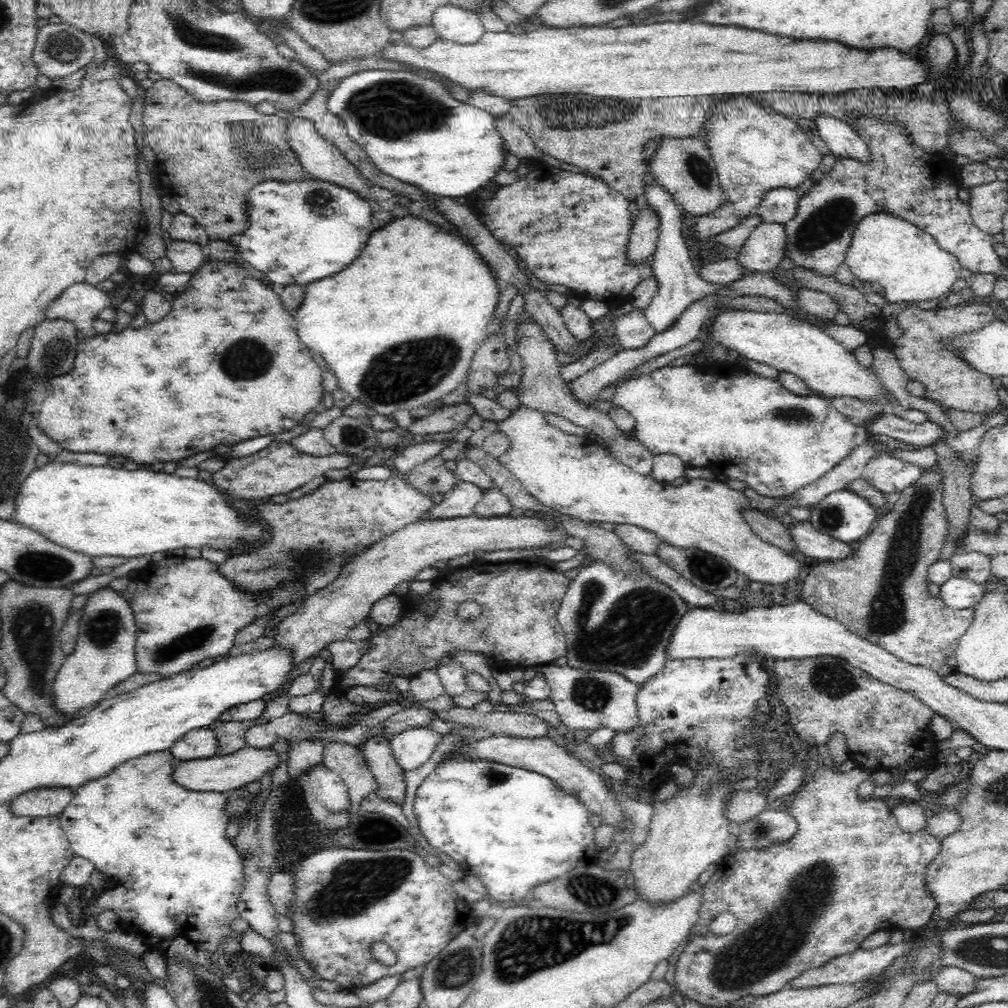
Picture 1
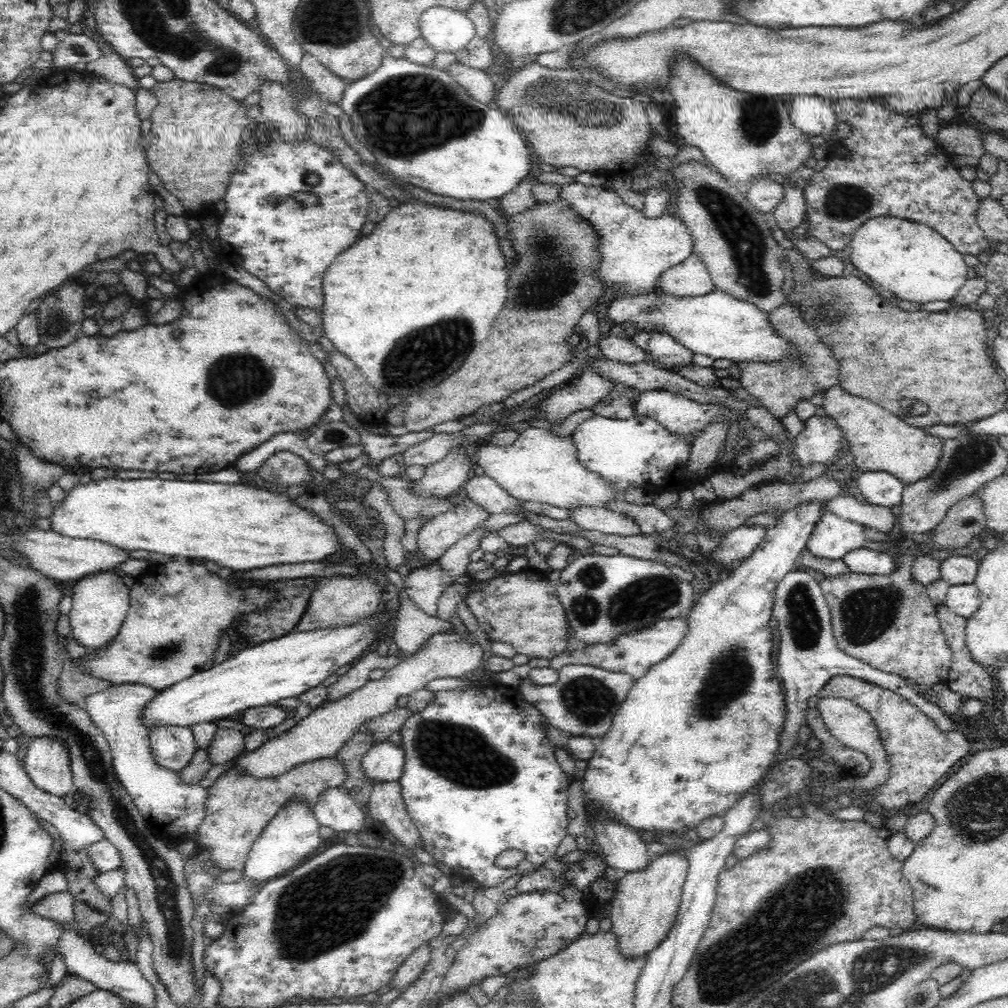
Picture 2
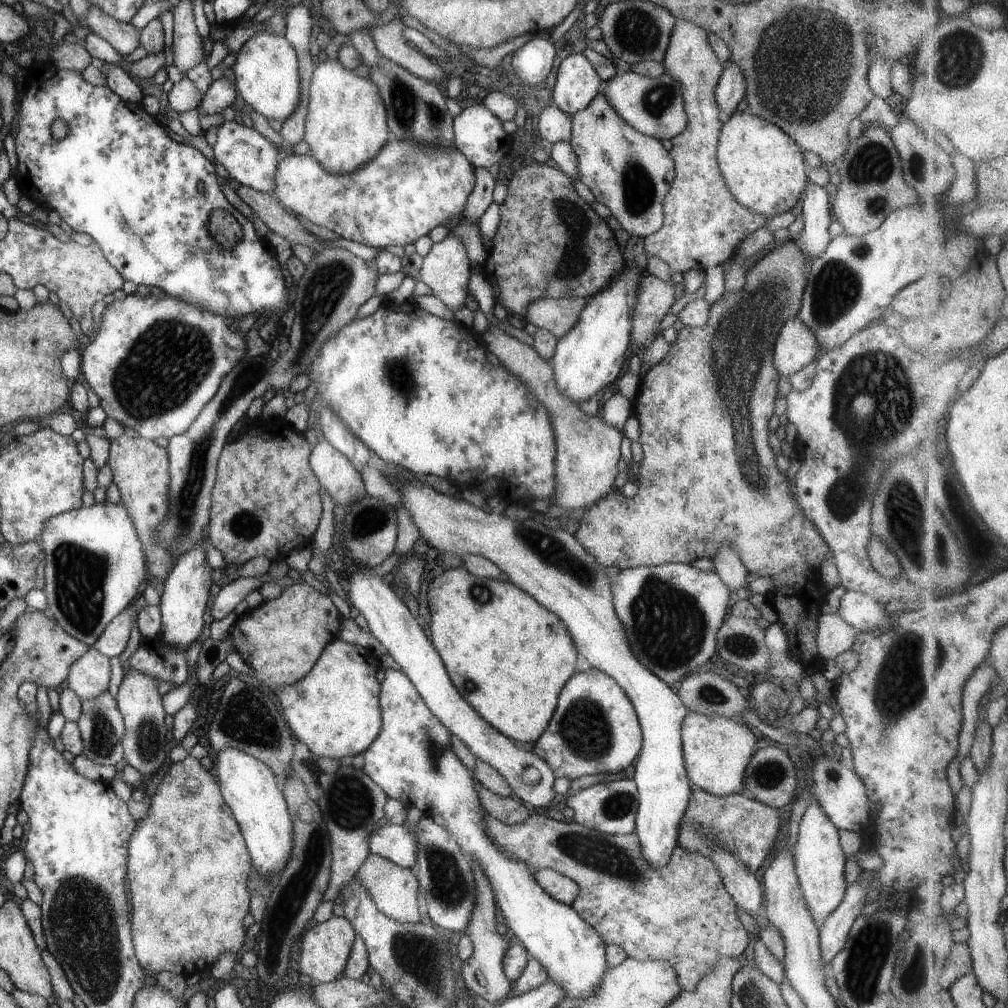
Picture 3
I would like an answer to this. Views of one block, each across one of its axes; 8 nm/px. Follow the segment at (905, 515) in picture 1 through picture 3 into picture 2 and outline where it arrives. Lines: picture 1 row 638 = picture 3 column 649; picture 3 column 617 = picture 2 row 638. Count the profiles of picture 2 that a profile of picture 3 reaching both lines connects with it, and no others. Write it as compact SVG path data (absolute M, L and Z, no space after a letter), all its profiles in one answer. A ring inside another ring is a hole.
M918 551L914 555L896 552L891 556L894 568L886 574L849 572L825 576L819 581L819 585L831 612L831 626L838 648L877 670L898 673L902 678L911 678L918 685L934 687L948 682L953 655L926 585L912 575L912 566L917 555Z

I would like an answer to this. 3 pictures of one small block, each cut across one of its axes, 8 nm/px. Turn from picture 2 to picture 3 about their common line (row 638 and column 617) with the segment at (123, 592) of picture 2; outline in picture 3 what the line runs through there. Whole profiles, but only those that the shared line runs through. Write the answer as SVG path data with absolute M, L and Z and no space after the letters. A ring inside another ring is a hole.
M627 71L603 81L600 91L609 102L611 110L615 110L621 120L644 136L659 141L670 140L685 128L686 114L681 86L669 74L663 73L657 78L648 78Z

